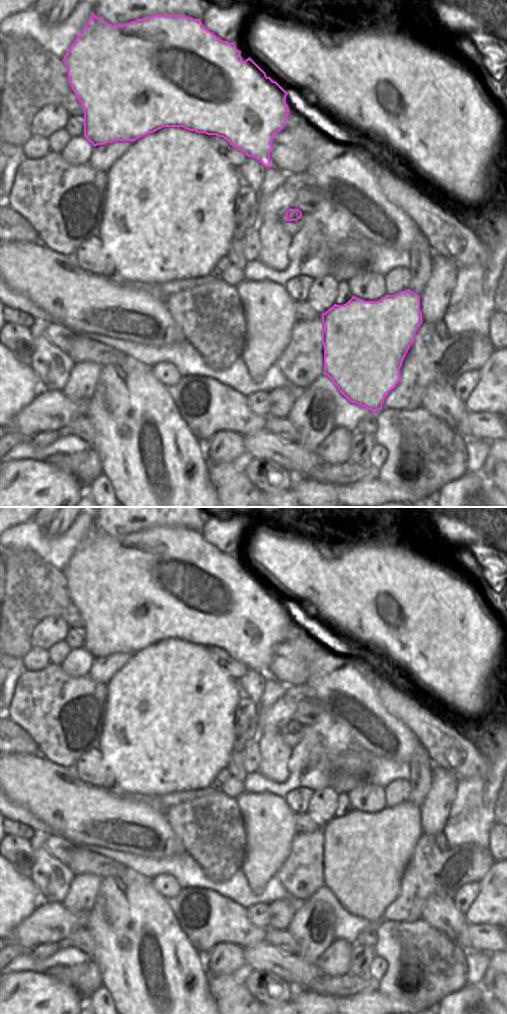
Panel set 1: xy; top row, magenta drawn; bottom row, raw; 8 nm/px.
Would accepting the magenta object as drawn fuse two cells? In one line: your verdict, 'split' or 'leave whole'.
leave whole

